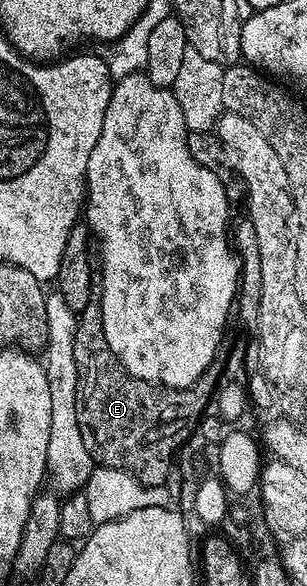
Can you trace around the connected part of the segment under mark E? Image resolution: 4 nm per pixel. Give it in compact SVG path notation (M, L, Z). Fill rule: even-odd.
M95 295L87 303L81 314L75 331L75 371L79 375L77 384L77 414L79 427L85 440L85 446L98 466L118 468L119 471L135 471L141 475L141 482L146 486L159 486L165 469L171 474L175 465L173 456L177 448L194 435L199 422L206 416L211 405L211 398L217 389L217 381L223 375L224 364L231 355L234 338L222 335L219 347L203 375L188 389L166 389L163 385L151 385L148 381L133 377L122 367L119 361L113 361L113 352L107 343L107 335L103 335L103 319L101 318L101 298Z

